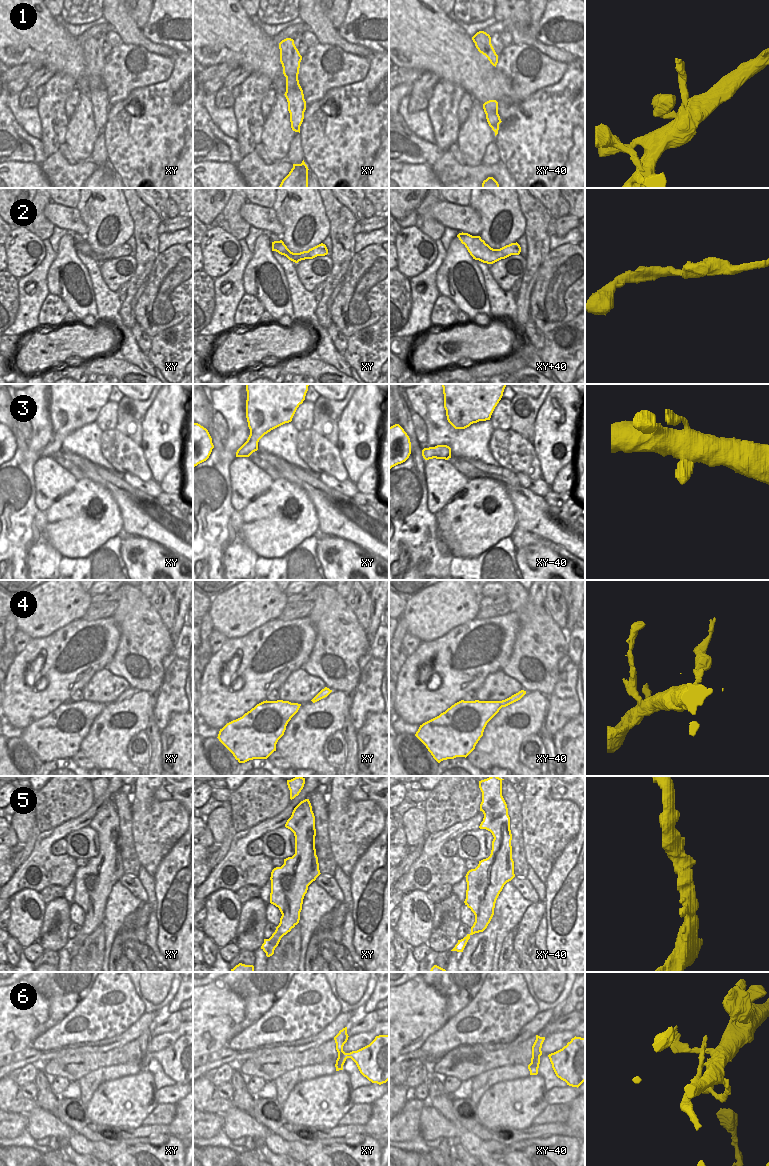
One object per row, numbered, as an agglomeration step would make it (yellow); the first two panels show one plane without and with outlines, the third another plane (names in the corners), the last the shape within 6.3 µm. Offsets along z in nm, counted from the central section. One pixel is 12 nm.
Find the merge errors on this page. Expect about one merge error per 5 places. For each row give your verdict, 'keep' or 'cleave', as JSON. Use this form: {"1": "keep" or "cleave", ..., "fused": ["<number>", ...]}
{"1": "keep", "2": "keep", "3": "keep", "4": "cleave", "5": "keep", "6": "cleave", "fused": ["4", "6"]}

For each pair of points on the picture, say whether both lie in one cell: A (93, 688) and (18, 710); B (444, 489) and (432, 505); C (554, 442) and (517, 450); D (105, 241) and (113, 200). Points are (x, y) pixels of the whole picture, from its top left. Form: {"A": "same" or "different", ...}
{"A": "different", "B": "same", "C": "different", "D": "same"}

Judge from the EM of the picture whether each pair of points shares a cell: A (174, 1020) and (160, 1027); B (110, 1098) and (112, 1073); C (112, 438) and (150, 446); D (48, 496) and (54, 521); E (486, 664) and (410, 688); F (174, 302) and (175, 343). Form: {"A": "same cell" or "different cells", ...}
{"A": "same cell", "B": "different cells", "C": "different cells", "D": "different cells", "E": "same cell", "F": "different cells"}

